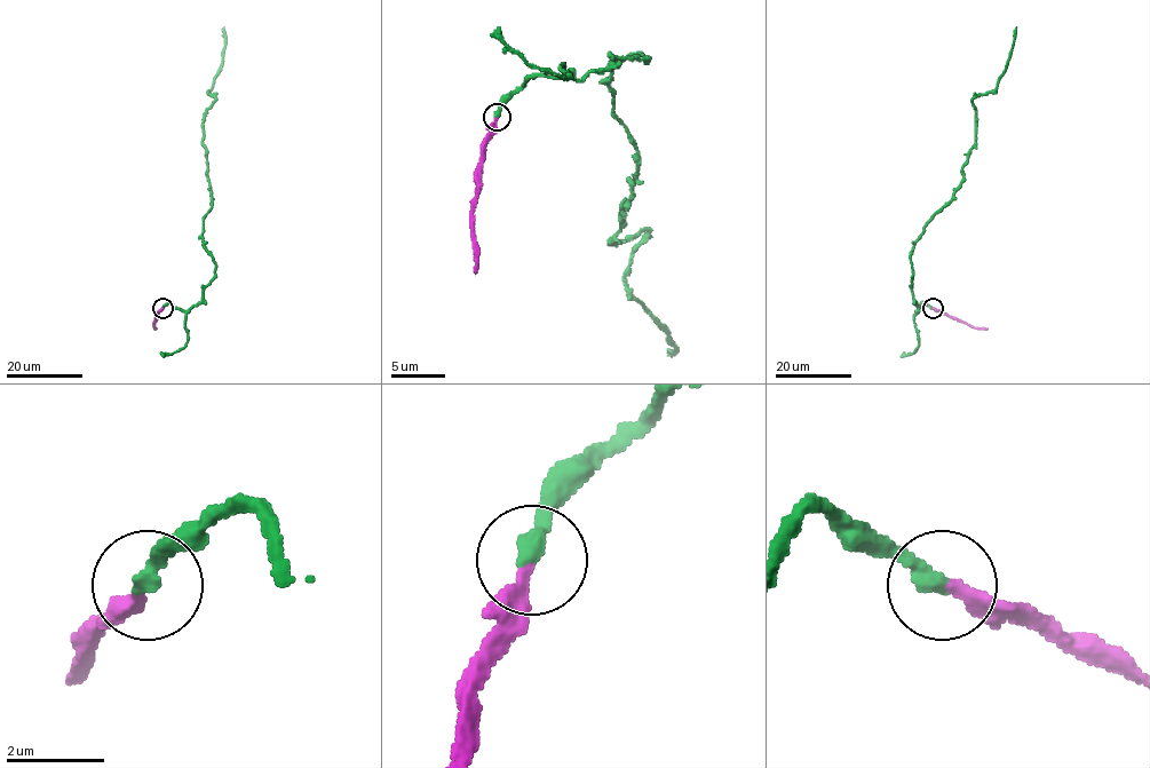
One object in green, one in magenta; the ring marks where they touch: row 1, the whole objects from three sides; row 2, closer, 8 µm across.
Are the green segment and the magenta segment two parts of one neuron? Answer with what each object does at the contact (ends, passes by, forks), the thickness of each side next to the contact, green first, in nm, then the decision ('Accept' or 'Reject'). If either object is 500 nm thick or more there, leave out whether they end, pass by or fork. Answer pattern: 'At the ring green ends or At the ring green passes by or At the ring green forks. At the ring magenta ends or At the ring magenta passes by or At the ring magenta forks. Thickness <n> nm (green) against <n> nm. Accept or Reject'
At the ring green ends. At the ring magenta ends. Thickness 360 nm (green) against 260 nm. Accept

